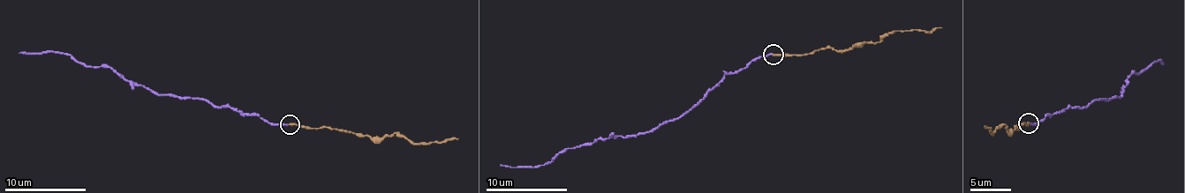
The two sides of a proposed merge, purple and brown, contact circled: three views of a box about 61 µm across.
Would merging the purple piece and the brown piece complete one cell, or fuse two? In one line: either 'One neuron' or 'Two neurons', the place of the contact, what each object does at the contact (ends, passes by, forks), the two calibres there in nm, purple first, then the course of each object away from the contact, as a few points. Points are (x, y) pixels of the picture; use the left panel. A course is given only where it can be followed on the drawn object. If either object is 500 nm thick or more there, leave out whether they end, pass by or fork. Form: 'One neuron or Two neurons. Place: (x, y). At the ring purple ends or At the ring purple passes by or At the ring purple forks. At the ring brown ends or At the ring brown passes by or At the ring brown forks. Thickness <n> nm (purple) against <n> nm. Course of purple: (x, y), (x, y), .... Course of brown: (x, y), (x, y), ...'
One neuron. Place: (290, 124). At the ring purple ends. At the ring brown ends. Thickness 160 nm (purple) against 180 nm. Course of purple: (290, 125), (132, 85), (109, 68), (83, 66), (64, 54), (18, 52). Course of brown: (290, 125), (313, 129), (330, 126), (381, 139), (397, 133), (414, 144), (458, 139)

